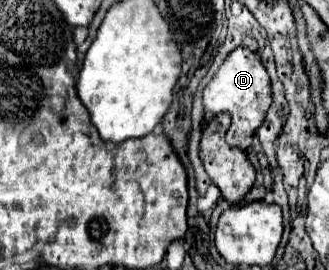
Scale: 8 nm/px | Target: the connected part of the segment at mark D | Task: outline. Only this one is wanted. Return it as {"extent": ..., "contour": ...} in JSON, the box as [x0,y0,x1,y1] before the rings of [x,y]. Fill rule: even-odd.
{"extent":[203,47,271,147],"contour":[[[237,47],[227,55],[227,59],[221,63],[213,79],[207,83],[203,89],[203,111],[209,117],[215,117],[219,113],[229,113],[231,115],[231,127],[227,131],[227,141],[229,145],[237,147],[245,137],[255,135],[259,125],[265,119],[265,113],[271,105],[271,85],[269,85],[269,75],[265,67],[261,65],[261,59],[257,53]]]}

